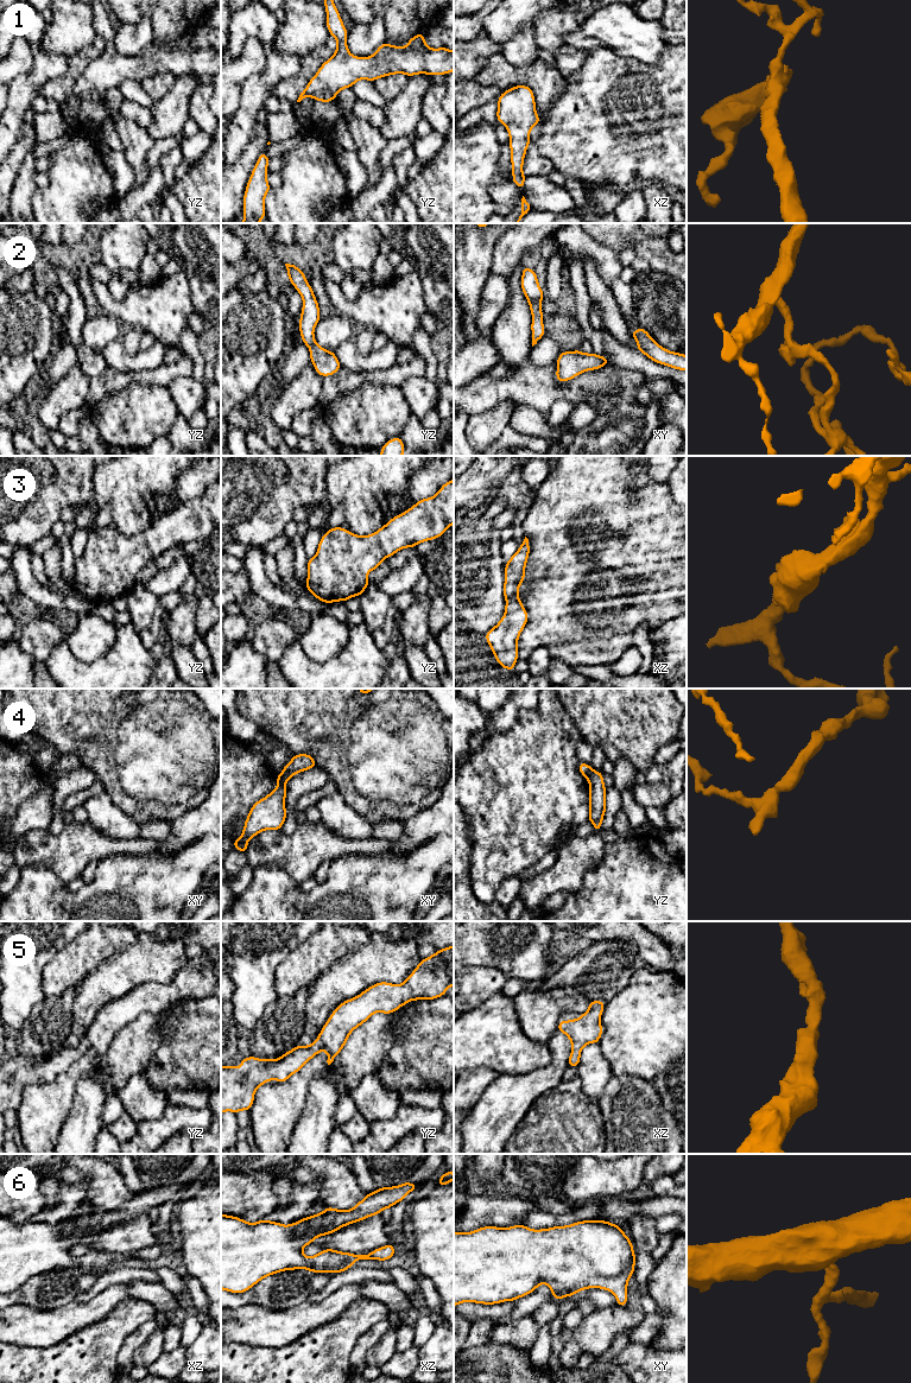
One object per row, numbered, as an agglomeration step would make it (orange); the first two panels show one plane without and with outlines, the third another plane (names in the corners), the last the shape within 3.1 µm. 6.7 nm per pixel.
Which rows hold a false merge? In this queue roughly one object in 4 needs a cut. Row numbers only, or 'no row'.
4

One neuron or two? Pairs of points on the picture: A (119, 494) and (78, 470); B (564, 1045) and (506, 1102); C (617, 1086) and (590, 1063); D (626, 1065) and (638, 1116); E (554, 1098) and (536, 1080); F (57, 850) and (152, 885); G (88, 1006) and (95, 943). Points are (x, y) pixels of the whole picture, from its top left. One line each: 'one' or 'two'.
A: two
B: one
C: two
D: two
E: two
F: two
G: two

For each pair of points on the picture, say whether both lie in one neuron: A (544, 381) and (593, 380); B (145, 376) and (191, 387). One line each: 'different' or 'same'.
A: same
B: different

